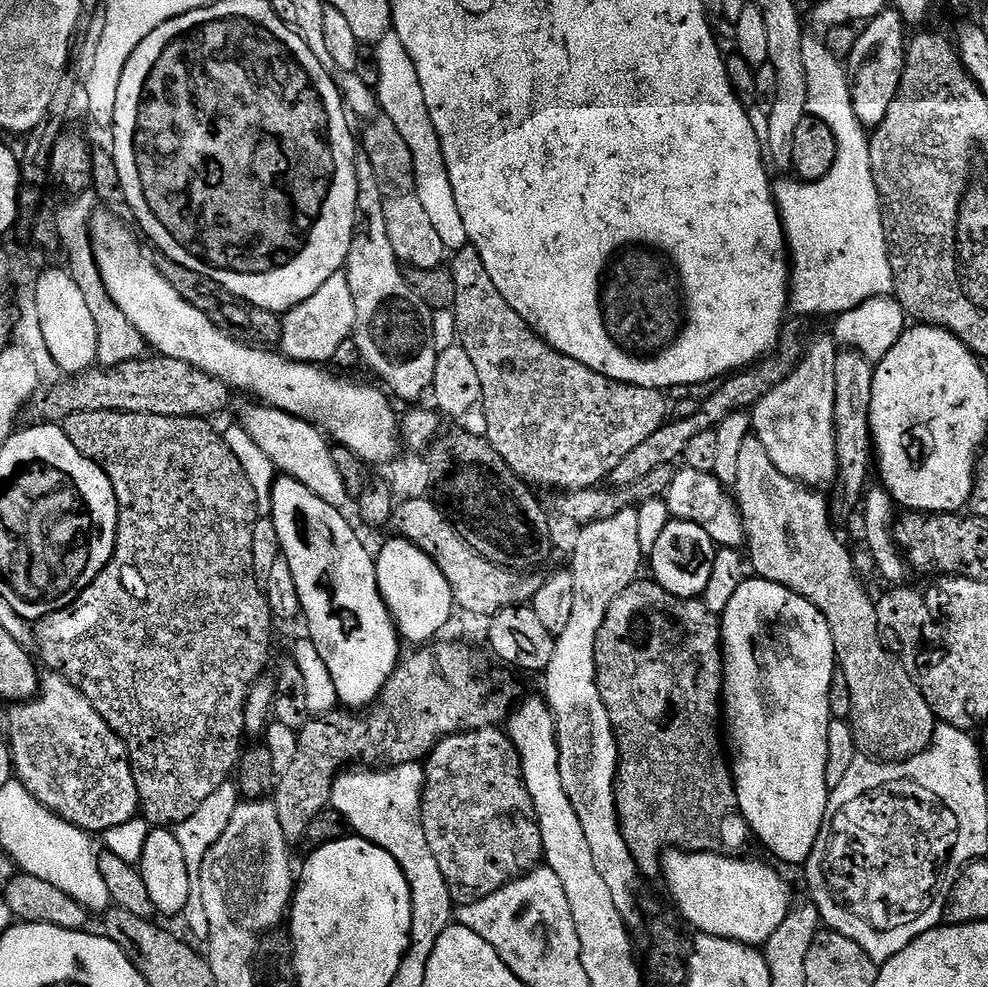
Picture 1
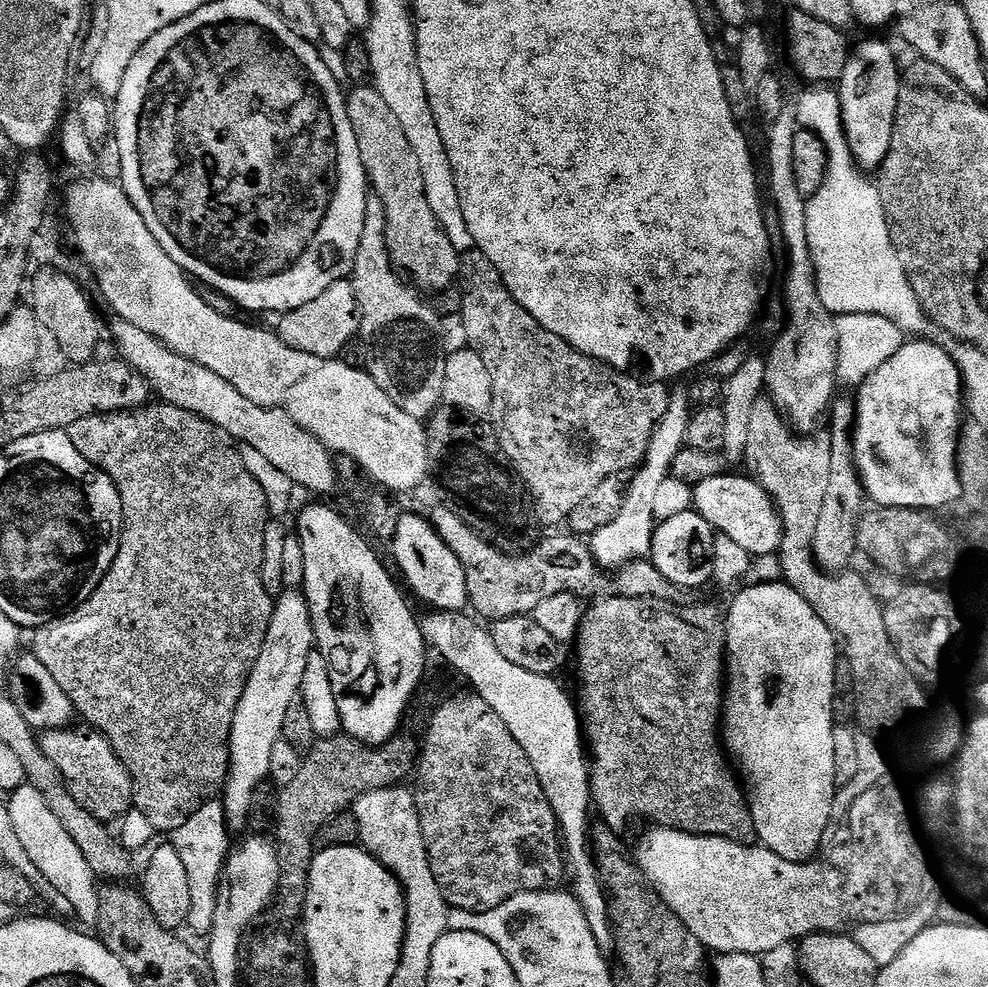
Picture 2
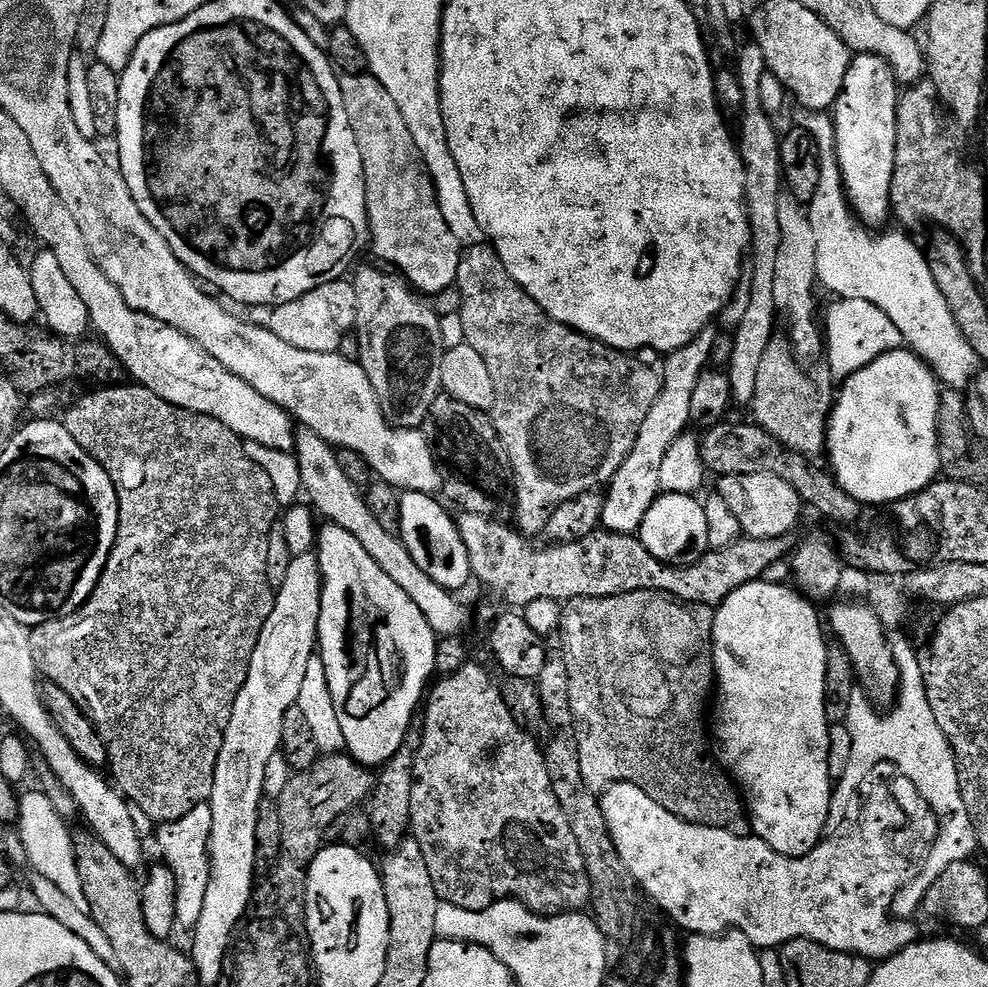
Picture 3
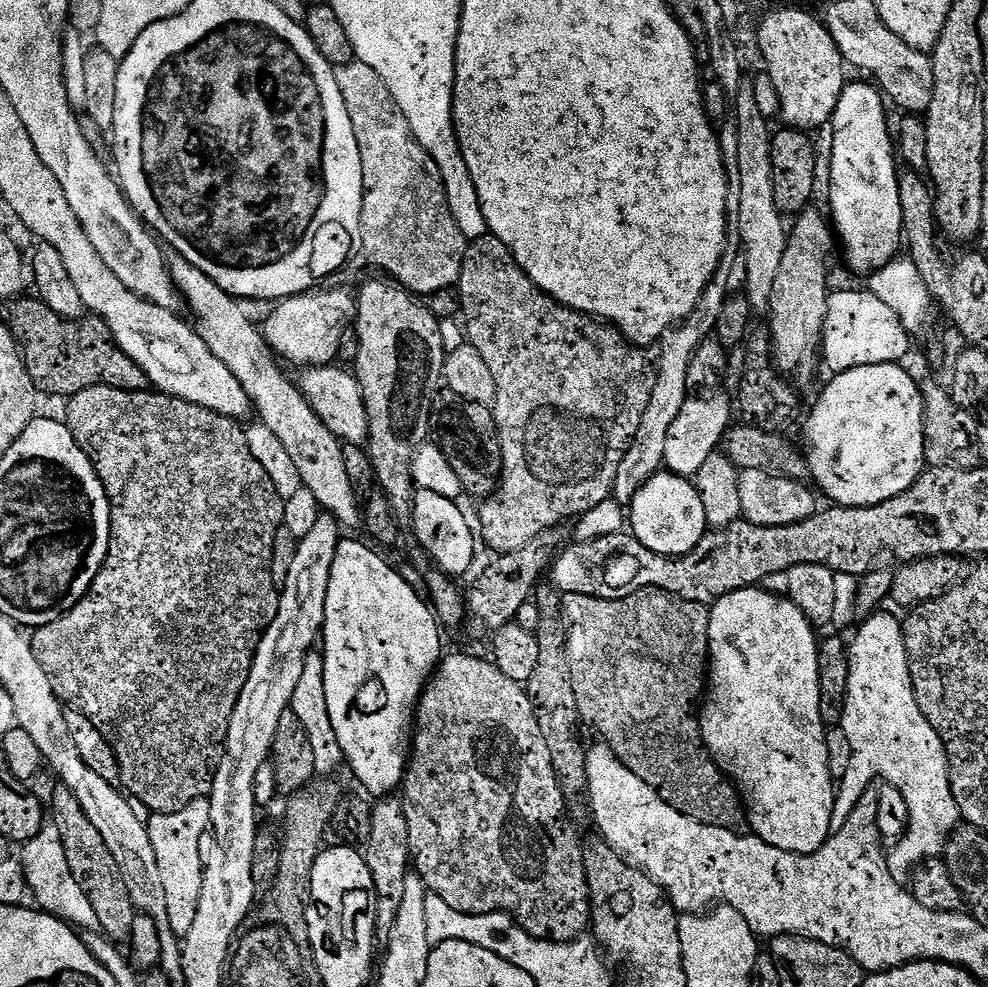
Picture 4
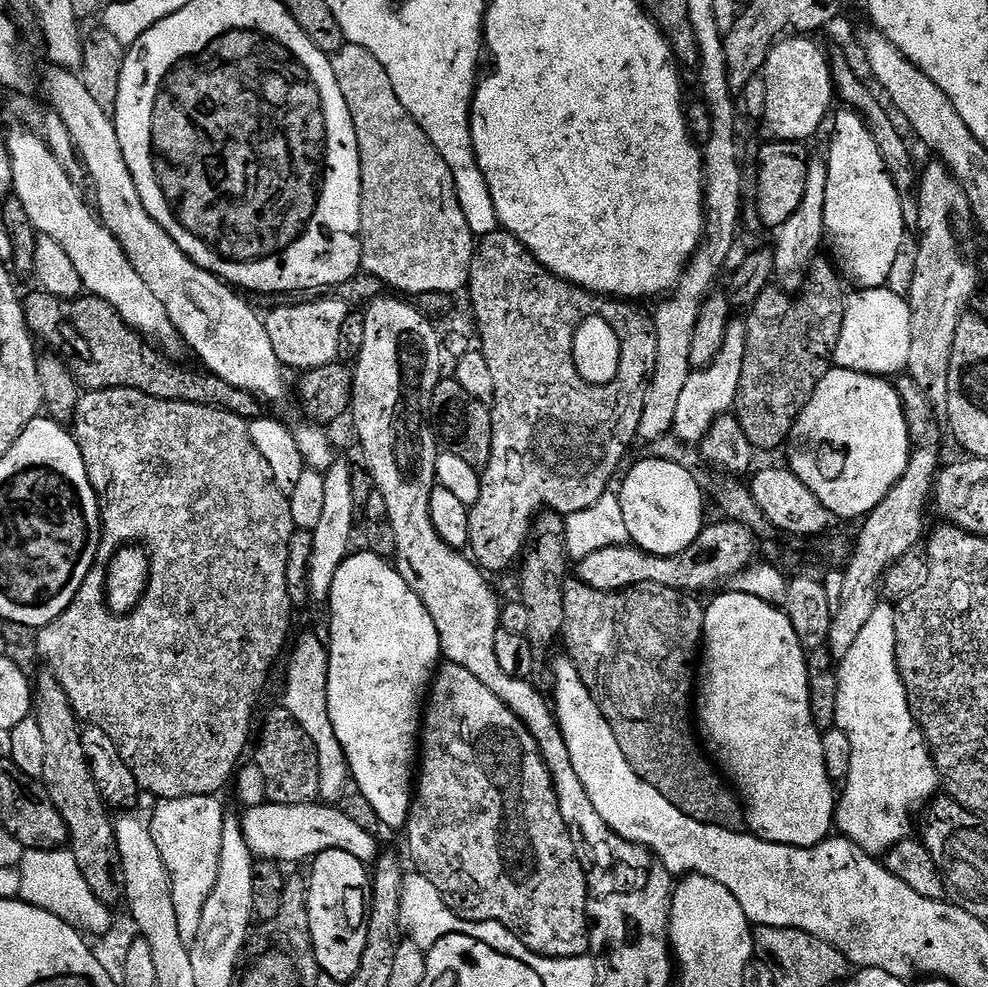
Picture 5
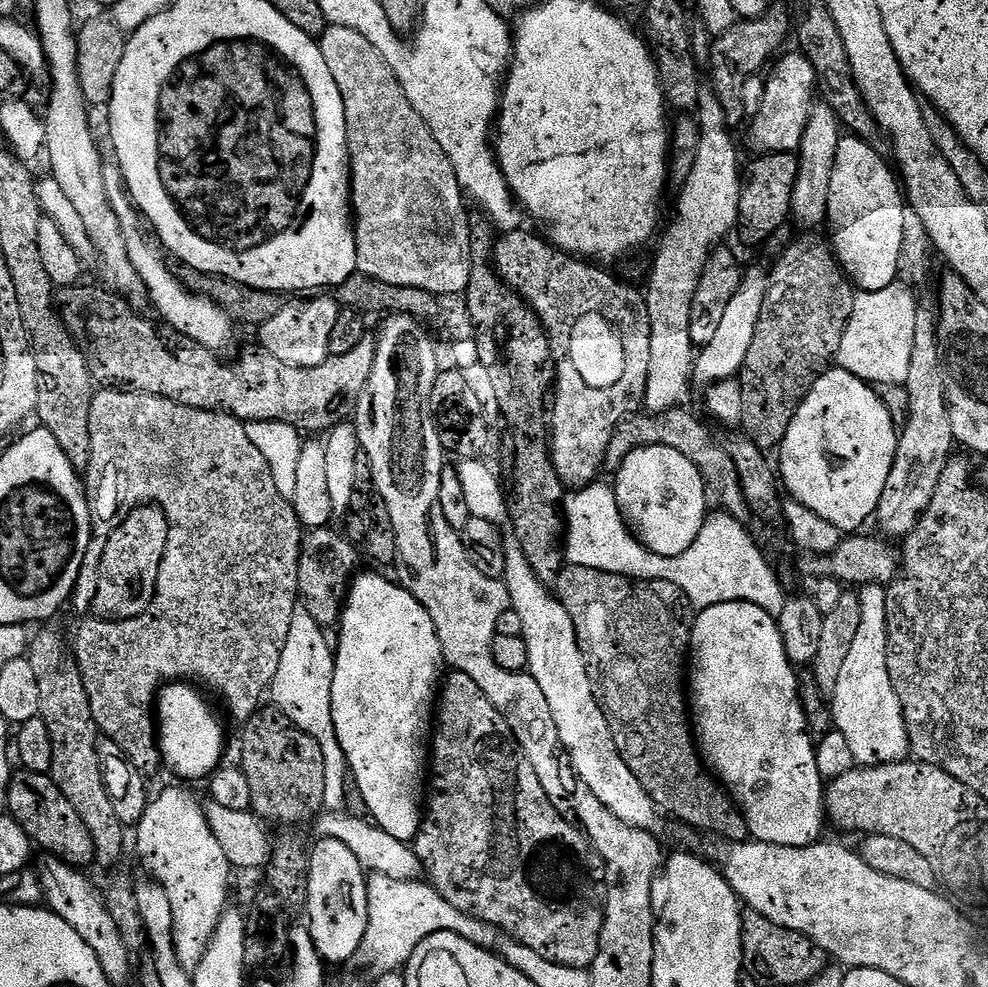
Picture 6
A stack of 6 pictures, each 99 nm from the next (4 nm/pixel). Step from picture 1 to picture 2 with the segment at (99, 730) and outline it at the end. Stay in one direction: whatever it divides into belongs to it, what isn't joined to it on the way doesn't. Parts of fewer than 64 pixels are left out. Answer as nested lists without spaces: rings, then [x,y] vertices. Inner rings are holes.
[[[90,726],[47,729],[39,739],[40,749],[58,769],[68,792],[79,805],[99,820],[113,822],[121,819],[133,805],[132,779],[114,754],[113,748],[100,732]]]

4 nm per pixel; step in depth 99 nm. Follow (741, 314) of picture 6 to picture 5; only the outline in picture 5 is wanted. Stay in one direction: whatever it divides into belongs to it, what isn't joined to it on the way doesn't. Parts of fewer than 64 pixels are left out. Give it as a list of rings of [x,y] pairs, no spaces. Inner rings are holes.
[[[733,319],[726,330],[726,342],[722,342],[722,350],[718,350],[718,358],[714,358],[708,368],[697,368],[690,378],[686,378],[672,423],[672,432],[677,440],[699,445],[719,416],[727,416],[733,411],[738,386],[742,382],[742,362],[746,362],[747,333],[747,323],[743,319]]]

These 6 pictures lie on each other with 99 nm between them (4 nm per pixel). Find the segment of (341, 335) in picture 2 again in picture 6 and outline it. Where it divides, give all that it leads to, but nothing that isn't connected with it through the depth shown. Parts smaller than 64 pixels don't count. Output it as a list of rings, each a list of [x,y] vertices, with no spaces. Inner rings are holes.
[[[328,294],[297,299],[258,328],[259,343],[267,352],[274,354],[278,362],[286,362],[286,366],[322,366],[322,362],[329,358],[330,334],[333,333],[341,309],[340,304]]]

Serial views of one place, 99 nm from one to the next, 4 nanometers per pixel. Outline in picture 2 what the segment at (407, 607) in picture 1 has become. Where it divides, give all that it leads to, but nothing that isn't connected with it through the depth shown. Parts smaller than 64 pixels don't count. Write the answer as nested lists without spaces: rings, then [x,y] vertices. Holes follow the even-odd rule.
[[[401,515],[396,532],[390,541],[392,556],[404,575],[403,583],[412,587],[412,592],[420,600],[425,600],[432,610],[445,610],[447,612],[461,611],[468,604],[468,587],[464,567],[450,546],[442,542],[427,519],[420,516]]]

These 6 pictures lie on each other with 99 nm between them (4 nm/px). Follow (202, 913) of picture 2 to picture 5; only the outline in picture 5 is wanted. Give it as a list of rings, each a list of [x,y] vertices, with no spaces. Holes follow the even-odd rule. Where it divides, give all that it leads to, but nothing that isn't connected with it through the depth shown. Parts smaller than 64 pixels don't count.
[[[215,795],[162,800],[150,814],[154,846],[158,846],[158,854],[162,854],[162,862],[166,862],[166,870],[172,883],[174,914],[178,914],[178,930],[182,934],[182,942],[189,945],[192,945],[195,935],[198,934],[203,907],[206,900],[210,898],[211,891],[214,890],[215,882],[218,881],[219,850],[222,848],[223,824],[226,817],[224,804],[220,799],[219,795]]]

